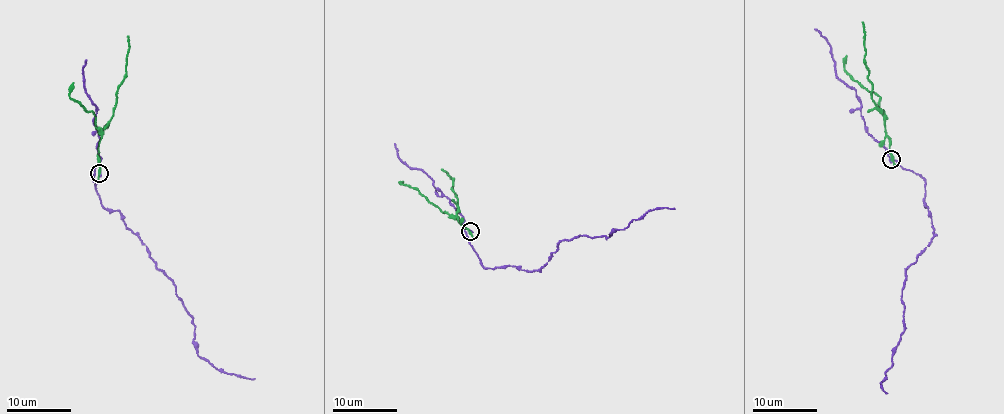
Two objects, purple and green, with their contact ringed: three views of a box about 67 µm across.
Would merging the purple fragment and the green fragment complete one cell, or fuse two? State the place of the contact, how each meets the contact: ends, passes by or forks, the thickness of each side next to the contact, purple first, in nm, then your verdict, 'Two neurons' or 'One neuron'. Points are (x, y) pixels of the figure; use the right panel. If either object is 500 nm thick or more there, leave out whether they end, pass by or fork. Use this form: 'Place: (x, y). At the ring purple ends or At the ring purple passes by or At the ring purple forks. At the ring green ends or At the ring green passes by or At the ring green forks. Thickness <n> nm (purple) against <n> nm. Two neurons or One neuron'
Place: (891, 159). At the ring purple passes by. At the ring green ends. Thickness 220 nm (purple) against 360 nm. Two neurons

